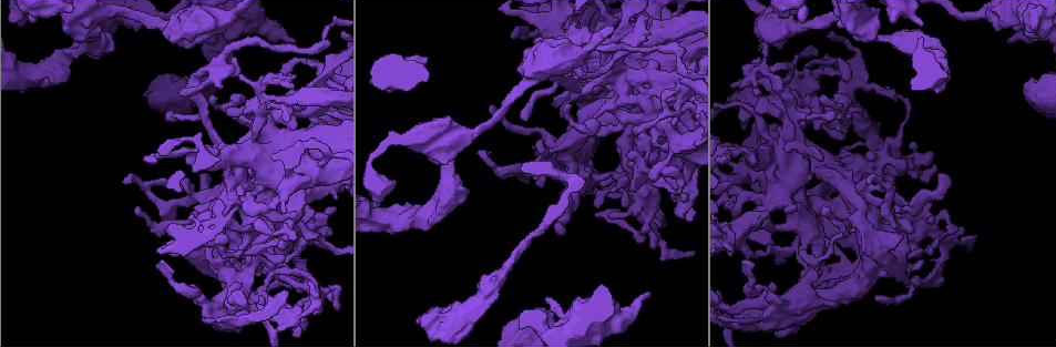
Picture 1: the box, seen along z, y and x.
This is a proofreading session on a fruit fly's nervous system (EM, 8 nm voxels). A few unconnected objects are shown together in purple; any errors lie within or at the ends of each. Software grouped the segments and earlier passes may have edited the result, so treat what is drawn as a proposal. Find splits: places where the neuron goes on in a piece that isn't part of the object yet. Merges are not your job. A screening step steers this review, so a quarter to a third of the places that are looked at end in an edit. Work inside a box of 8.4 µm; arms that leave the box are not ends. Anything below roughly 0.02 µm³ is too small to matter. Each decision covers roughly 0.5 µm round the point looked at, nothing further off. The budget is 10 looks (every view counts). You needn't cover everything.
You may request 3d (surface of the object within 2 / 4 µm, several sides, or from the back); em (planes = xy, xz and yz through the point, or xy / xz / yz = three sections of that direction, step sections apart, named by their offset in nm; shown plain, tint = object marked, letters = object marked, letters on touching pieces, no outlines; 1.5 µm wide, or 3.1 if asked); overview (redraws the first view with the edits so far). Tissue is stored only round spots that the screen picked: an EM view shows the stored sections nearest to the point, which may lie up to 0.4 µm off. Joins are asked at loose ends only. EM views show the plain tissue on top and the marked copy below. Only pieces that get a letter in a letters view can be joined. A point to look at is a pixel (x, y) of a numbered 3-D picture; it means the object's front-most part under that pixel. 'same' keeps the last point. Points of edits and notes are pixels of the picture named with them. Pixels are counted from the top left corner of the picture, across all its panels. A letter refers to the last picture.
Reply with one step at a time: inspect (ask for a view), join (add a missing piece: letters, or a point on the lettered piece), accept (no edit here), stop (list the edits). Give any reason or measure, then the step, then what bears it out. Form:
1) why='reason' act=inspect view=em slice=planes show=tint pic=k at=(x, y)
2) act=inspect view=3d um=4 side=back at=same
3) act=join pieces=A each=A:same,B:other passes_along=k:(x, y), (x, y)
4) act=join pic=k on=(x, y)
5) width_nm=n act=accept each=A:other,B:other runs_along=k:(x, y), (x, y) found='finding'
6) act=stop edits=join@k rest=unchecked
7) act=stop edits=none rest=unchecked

act=inspect view=em slice=planes show=letters pic=1 at=(662, 101)

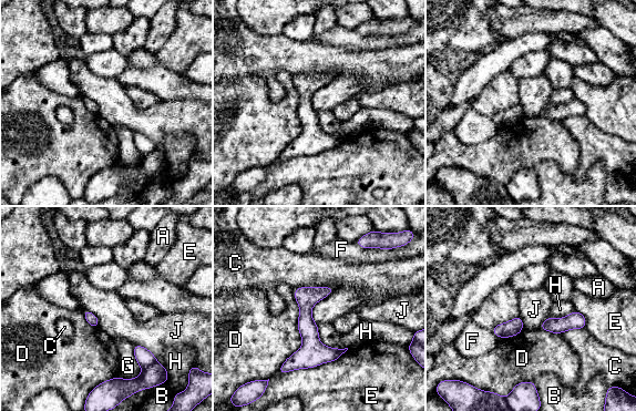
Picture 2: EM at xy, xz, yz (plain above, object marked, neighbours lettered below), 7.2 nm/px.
act=accept each=A:other,B:other,C:other,D:other,E:other,F:other,G:other,H:other,J:other border=2:(335, 289), (313, 307), (317, 325) found='no lettered piece goes on from it'

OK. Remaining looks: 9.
why='an open end' act=inspect view=3d um=2 pic=1 at=(647, 292)

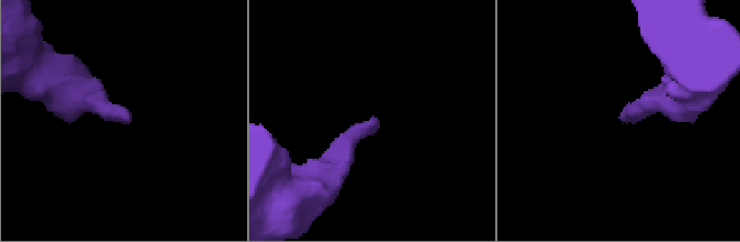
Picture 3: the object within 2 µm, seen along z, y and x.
act=inspect view=em slice=planes show=letters pic=3 at=(129, 121)

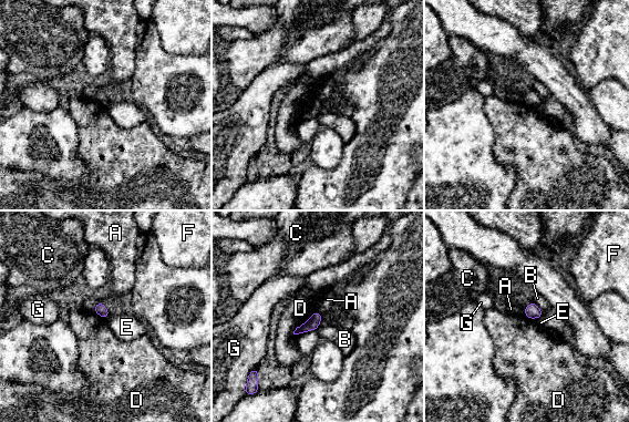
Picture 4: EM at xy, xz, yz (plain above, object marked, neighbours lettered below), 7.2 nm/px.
act=accept each=A:other,B:other,C:other,D:other,E:other,F:other,G:other border=4:(322, 315), (318, 326) found='no lettered piece goes on from it'

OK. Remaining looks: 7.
act=inspect view=em slice=xy step=8 show=letters pic=1 at=(417, 323)

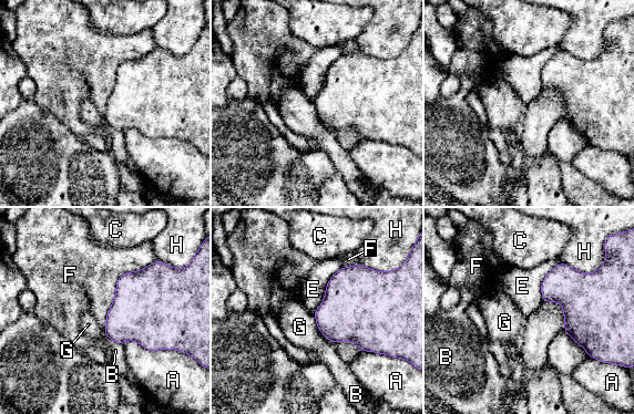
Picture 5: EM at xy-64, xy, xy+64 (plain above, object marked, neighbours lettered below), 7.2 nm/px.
why='another direction' act=inspect view=em slice=planes show=letters at=same

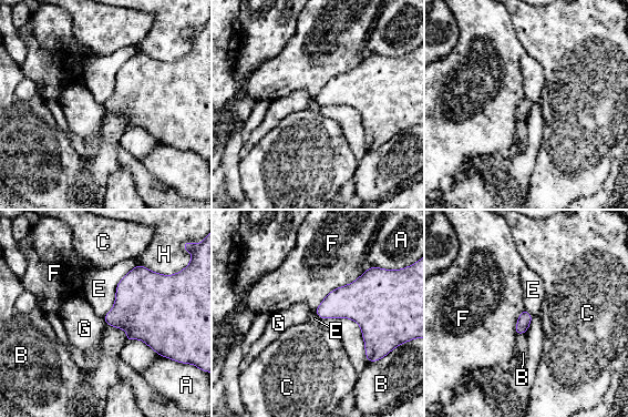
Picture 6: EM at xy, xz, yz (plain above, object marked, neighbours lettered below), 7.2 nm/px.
act=accept each=A:other,B:other,C:other,E:other,F:other,G:other,H:other border=6:(136, 264), (102, 317) found='none of them fits'

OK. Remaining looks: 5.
why='an open end' act=inspect view=3d um=2 pic=1 at=(195, 207)

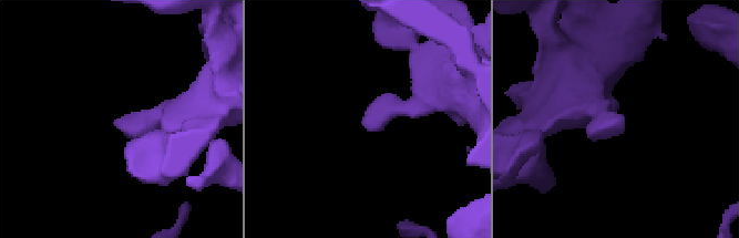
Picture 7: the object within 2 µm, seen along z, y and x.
act=inspect view=em slice=yz step=8 show=tint pic=7 at=(115, 122)

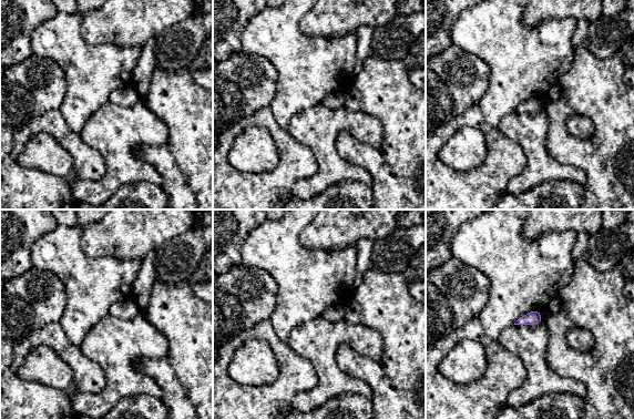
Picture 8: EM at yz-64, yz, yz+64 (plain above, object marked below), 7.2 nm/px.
act=inspect view=em slice=planes show=letters at=same

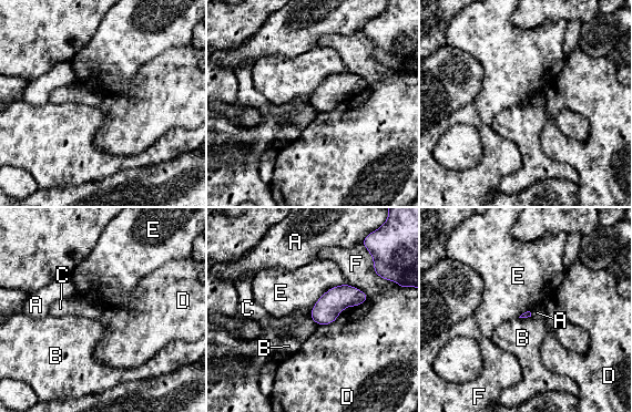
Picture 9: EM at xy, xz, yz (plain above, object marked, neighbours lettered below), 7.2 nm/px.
act=accept each=A:other,B:other,C:other,D:other,E:other,F:other border=9:(349, 284), (330, 287), (309, 311) found='none of them fits'

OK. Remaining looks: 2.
act=stop edits=none rest=unchecked

